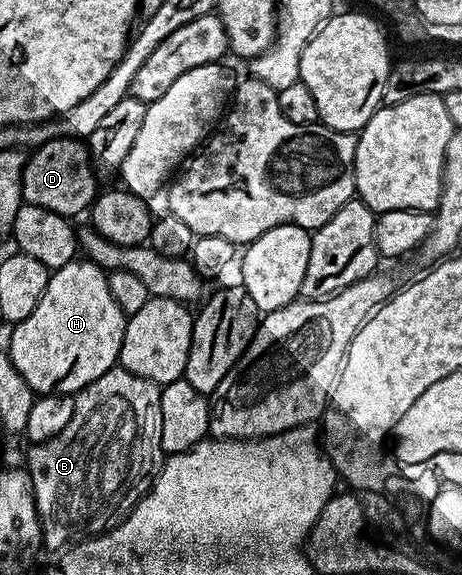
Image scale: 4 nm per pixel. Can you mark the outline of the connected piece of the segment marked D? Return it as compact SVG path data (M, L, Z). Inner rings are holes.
M55 137L27 156L22 172L22 200L25 204L56 211L56 215L74 219L77 213L85 214L94 204L100 186L94 178L96 166L90 160L90 150L81 140L72 137Z

